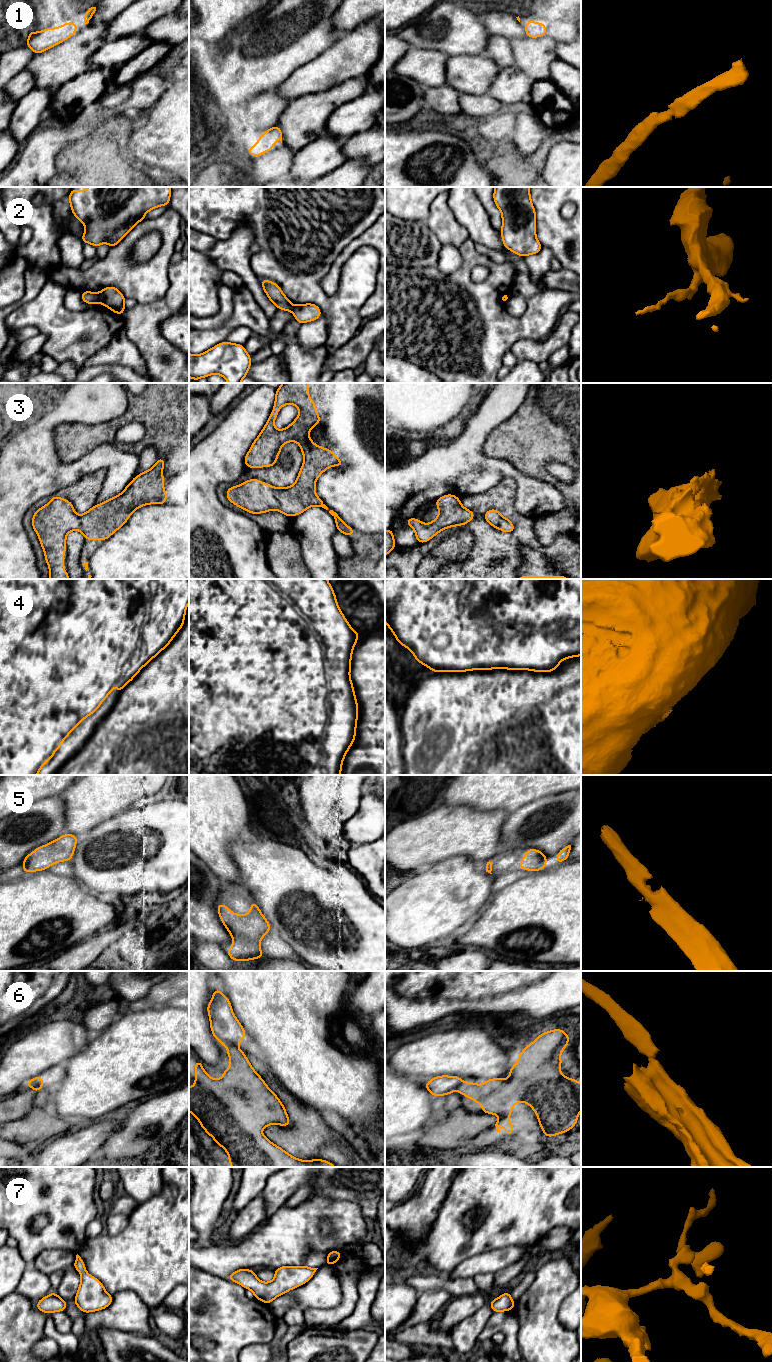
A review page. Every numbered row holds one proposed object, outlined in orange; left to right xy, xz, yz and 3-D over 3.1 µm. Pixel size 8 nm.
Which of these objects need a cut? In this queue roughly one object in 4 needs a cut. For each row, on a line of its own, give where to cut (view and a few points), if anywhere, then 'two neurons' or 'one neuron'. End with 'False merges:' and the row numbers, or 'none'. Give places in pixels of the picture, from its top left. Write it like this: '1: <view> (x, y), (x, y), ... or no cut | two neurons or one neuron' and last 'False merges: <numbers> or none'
1: no cut | one neuron
2: xy (96, 294), (99, 301) | two neurons
3: no cut | one neuron
4: no cut | one neuron
5: no cut | one neuron
6: yz (461, 1081), (455, 1090) | two neurons
7: no cut | one neuron
False merges: 2, 6

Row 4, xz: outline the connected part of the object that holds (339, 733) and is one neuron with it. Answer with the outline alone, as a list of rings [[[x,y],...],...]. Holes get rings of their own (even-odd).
[[[189,579],[189,775],[341,775],[344,757],[356,736],[358,703],[350,669],[358,634],[339,609],[327,579]]]

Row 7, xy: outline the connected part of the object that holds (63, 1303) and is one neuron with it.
[[[52,1292],[41,1300],[38,1300],[36,1305],[37,1309],[46,1314],[65,1311],[66,1307],[66,1301],[59,1297],[55,1292]]]

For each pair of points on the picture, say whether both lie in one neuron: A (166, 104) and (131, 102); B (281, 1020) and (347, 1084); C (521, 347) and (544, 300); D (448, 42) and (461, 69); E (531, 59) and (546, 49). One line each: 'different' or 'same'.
A: different
B: same
C: different
D: different
E: same

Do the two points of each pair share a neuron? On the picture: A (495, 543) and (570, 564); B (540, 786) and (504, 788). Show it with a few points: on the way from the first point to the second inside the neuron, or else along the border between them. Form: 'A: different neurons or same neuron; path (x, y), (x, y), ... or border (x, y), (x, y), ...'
A: same neuron; path (514, 542), (531, 540), (539, 547), (551, 550)
B: same neuron; path (531, 786), (513, 786)

